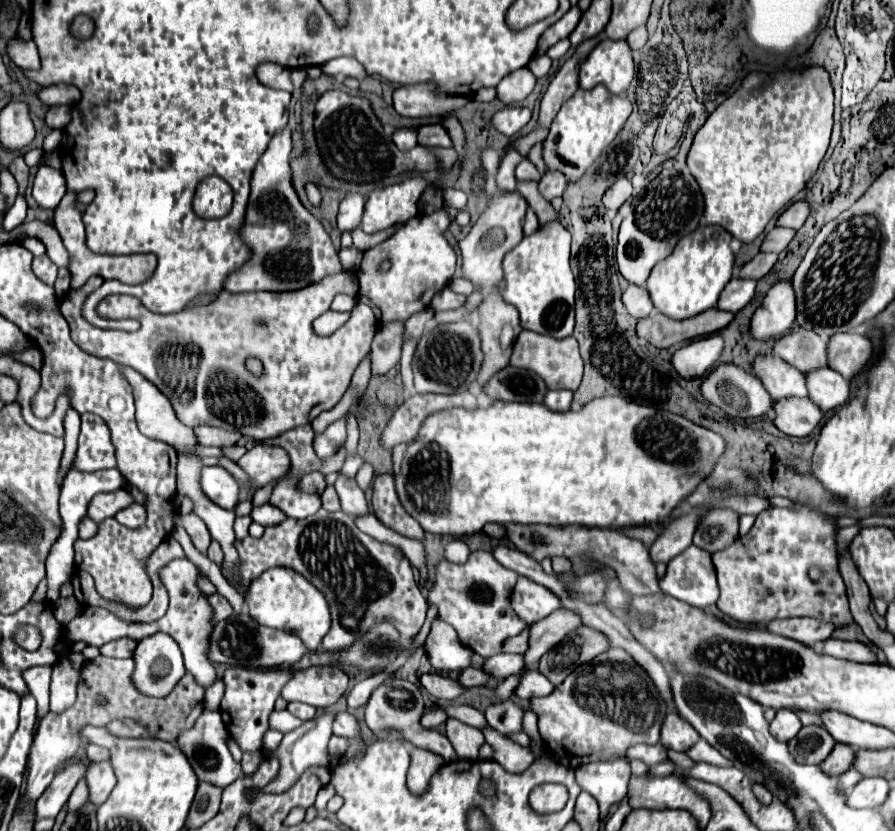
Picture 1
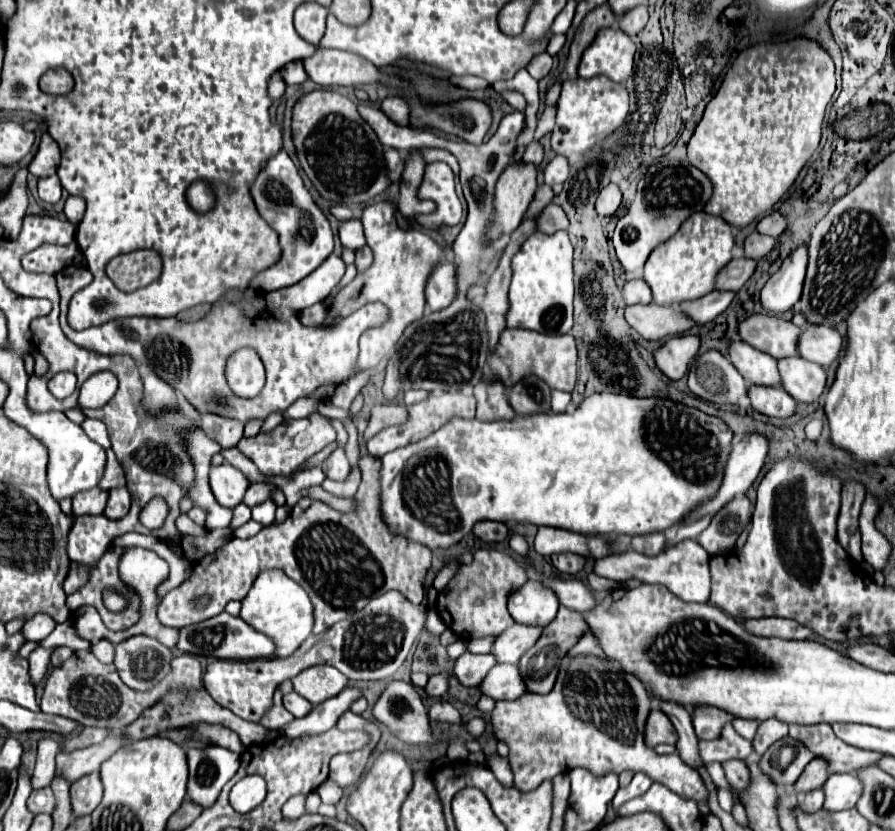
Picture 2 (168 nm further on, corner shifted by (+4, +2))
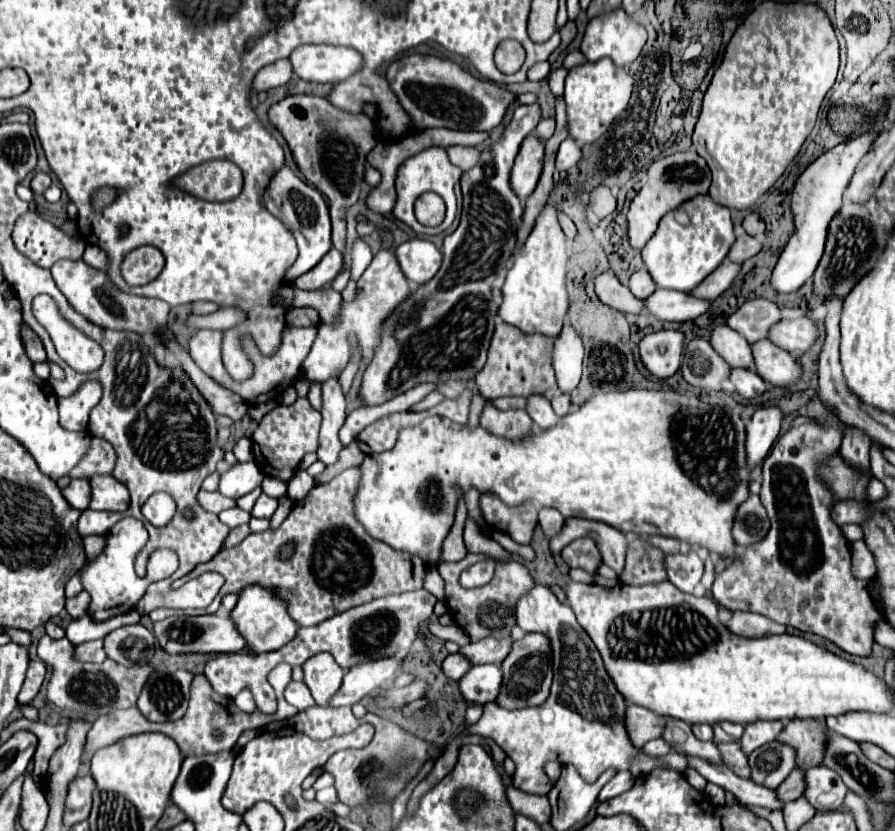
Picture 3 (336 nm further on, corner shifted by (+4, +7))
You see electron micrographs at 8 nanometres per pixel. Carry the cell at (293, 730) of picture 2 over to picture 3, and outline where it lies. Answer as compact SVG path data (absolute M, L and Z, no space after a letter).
M380 659L348 669L342 687L332 697L328 707L344 707L358 703L364 695L370 695L388 681L392 681L398 671L398 665L400 665L398 659Z

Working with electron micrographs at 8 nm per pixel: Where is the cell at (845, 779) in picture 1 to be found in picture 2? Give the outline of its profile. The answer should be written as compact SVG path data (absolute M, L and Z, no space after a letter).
M814 790L814 792L808 792L808 794L804 796L804 800L800 802L800 806L806 808L808 814L812 814L812 812L816 812L816 810L822 808L822 802L824 802L822 790Z

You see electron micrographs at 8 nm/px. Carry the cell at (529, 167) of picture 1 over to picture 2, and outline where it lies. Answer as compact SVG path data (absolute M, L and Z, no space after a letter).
M532 140L532 142L526 146L524 160L528 160L528 162L532 162L532 164L540 166L540 162L542 162L542 156L544 156L544 148L542 148L542 144L540 144L538 140Z

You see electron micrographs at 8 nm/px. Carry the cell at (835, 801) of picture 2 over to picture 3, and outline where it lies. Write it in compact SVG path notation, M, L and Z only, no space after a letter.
M824 765L806 771L804 795L814 805L816 811L834 811L842 807L846 793L848 793L848 787L844 785L842 777L836 771Z

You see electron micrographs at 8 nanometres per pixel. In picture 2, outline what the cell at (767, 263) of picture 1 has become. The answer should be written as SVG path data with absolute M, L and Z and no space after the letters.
M738 258L738 260L730 260L724 270L720 270L720 274L716 276L716 286L714 290L740 290L744 286L744 282L752 276L756 268L756 260L750 258Z

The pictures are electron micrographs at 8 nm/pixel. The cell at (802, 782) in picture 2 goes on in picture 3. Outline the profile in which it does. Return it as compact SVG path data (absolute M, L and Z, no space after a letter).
M794 769L786 777L786 781L776 789L776 793L784 803L802 797L804 795L804 769Z

